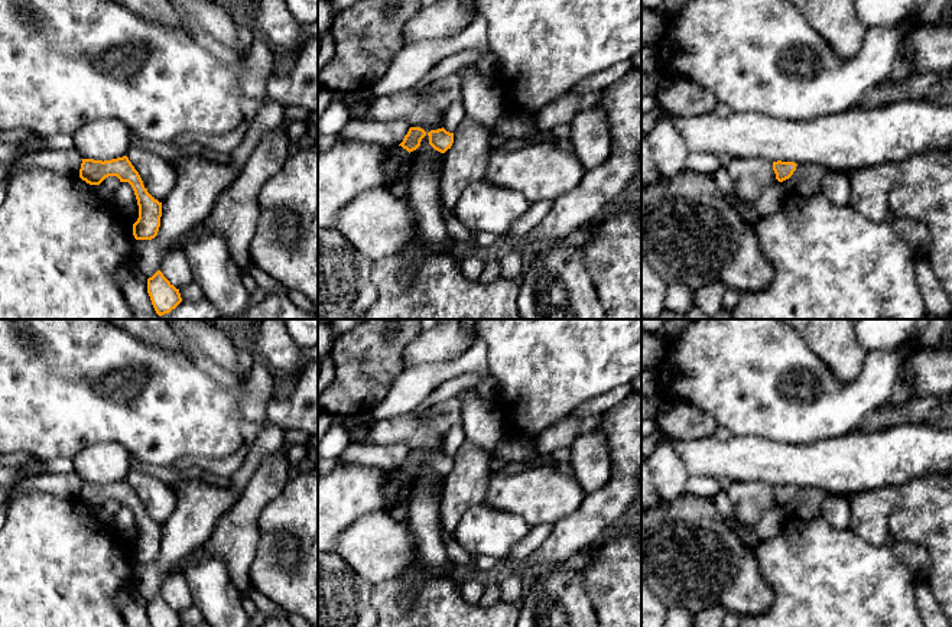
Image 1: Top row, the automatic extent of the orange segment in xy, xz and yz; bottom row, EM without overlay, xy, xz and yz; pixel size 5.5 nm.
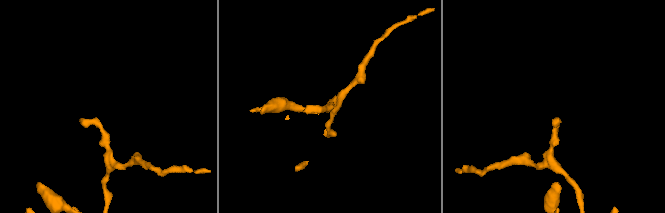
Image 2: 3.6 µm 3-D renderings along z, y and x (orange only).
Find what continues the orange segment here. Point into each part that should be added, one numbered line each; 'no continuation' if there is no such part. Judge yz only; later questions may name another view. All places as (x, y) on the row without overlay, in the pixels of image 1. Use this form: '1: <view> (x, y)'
no continuation

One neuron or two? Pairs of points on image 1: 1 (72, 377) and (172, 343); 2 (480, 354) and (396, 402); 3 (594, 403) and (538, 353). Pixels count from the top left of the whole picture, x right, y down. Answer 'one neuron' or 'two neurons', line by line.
1: two neurons
2: one neuron
3: two neurons

